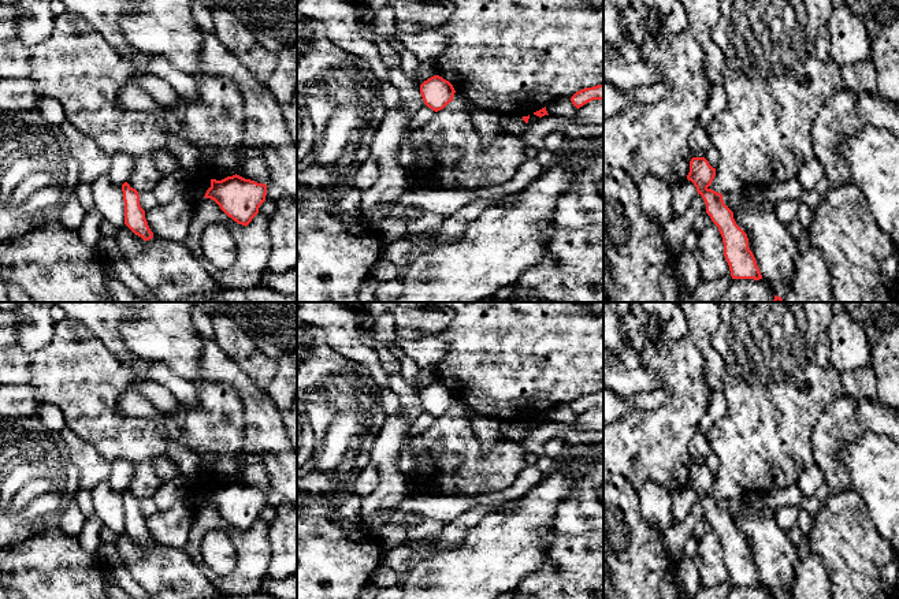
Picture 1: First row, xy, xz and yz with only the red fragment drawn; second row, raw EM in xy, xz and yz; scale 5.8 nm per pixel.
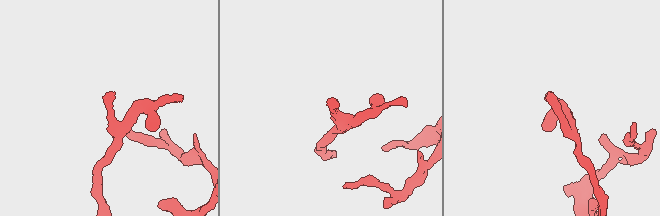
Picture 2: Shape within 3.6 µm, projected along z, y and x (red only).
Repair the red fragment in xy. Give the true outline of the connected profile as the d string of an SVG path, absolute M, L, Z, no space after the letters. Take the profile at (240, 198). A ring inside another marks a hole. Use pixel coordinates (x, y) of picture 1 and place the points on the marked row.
M235 174L222 181L211 179L204 197L213 200L229 217L246 227L259 213L265 196L267 185Z

